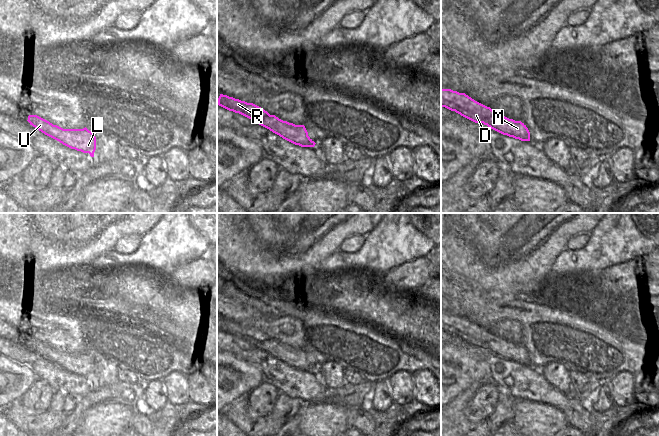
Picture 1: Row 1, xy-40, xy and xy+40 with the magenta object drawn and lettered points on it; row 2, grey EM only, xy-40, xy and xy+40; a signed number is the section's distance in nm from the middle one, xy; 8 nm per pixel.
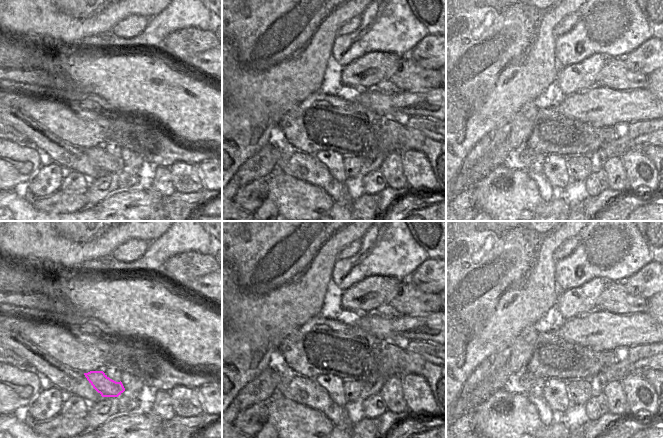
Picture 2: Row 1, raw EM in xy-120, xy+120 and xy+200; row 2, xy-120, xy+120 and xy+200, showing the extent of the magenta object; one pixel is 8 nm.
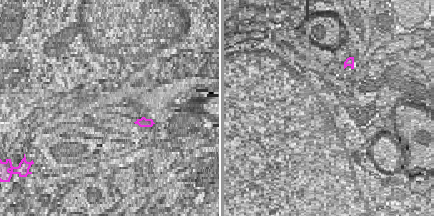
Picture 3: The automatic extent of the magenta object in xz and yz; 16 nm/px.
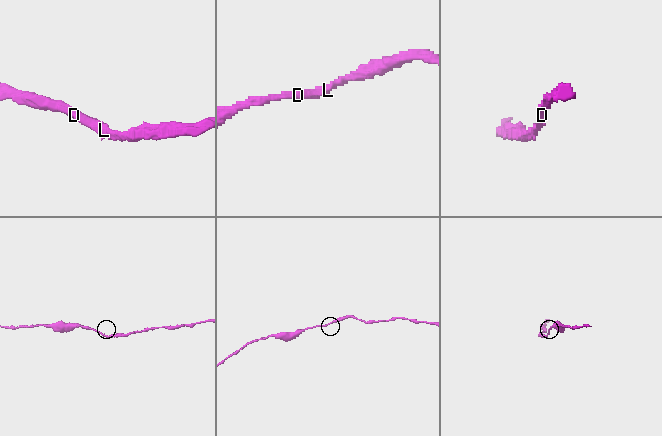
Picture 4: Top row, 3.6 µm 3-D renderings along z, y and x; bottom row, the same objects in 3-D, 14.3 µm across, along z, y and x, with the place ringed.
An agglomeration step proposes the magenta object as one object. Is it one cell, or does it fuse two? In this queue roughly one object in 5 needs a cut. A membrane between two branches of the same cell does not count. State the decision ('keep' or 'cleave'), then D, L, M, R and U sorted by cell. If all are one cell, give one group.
keep | D L M R U

